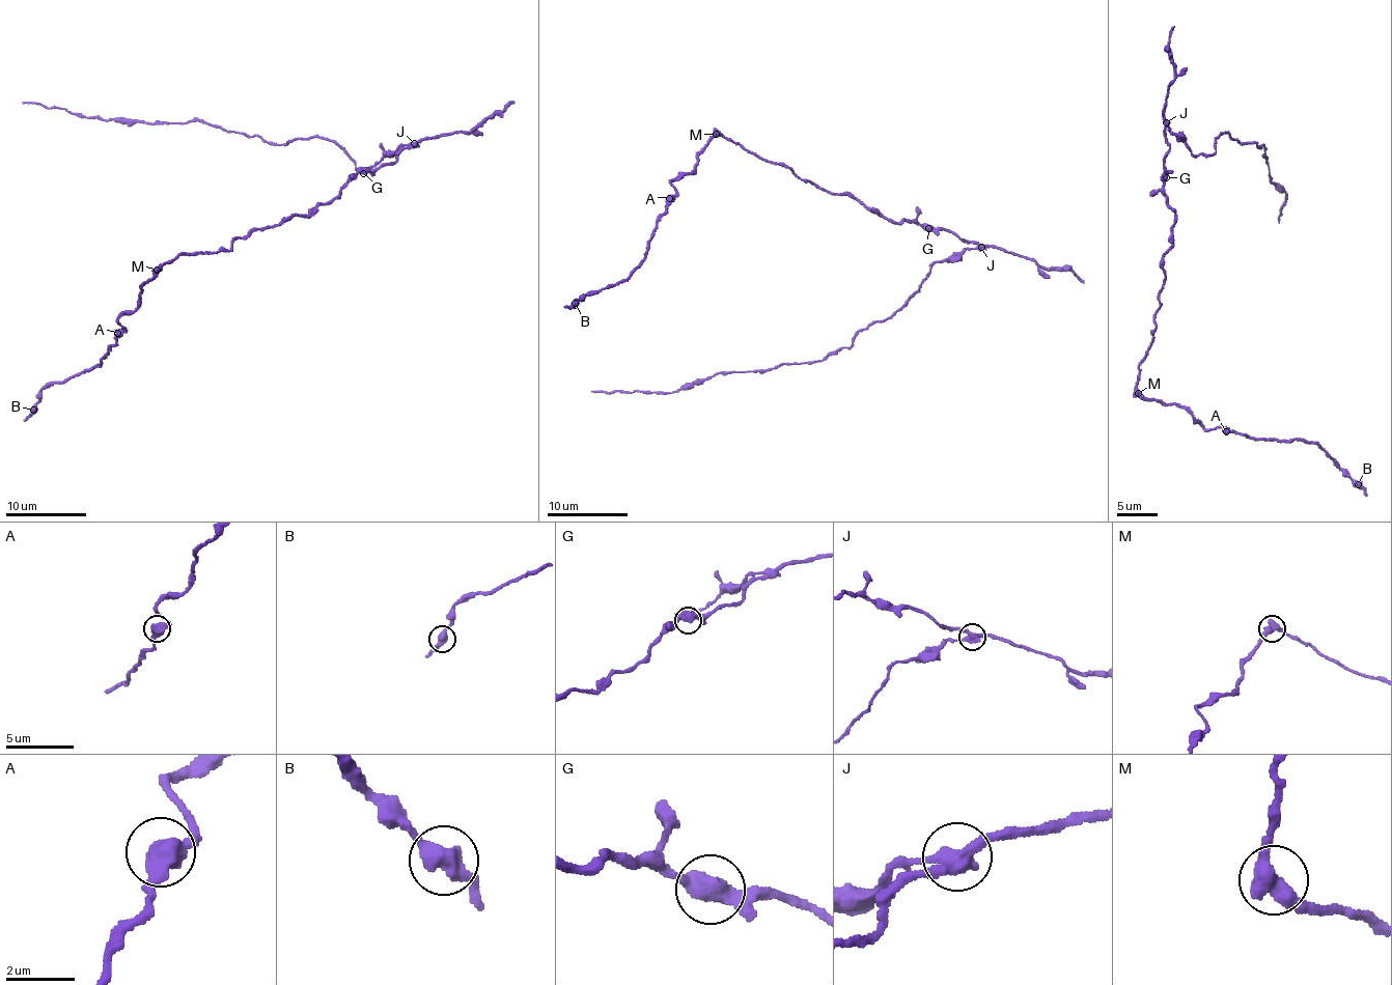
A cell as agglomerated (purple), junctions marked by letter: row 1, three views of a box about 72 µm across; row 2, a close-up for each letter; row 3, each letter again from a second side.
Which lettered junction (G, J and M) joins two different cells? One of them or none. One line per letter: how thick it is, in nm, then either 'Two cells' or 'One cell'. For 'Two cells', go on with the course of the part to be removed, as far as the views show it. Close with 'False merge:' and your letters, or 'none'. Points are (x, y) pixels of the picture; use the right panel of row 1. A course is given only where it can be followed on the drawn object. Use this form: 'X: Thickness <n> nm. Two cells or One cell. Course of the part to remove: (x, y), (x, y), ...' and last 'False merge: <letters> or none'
G: Thickness 500 nm. One cell
J: Thickness 360 nm. One cell
M: Thickness 500 nm. Two cells. Course of the part to remove: (1138, 392), (1175, 402), (1205, 429), (1225, 428), (1257, 438), (1293, 439), (1317, 445), (1366, 496)
False merge: M

